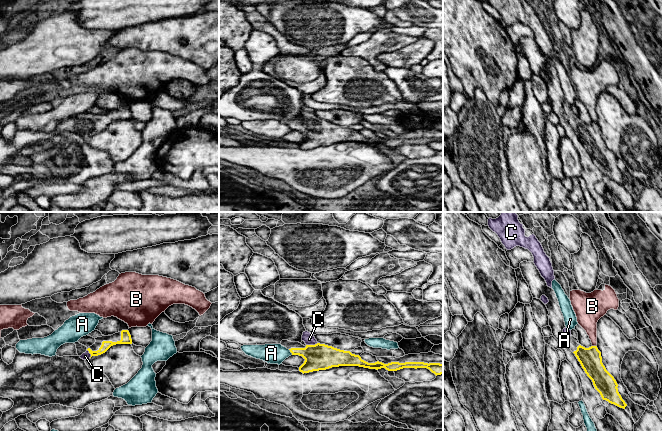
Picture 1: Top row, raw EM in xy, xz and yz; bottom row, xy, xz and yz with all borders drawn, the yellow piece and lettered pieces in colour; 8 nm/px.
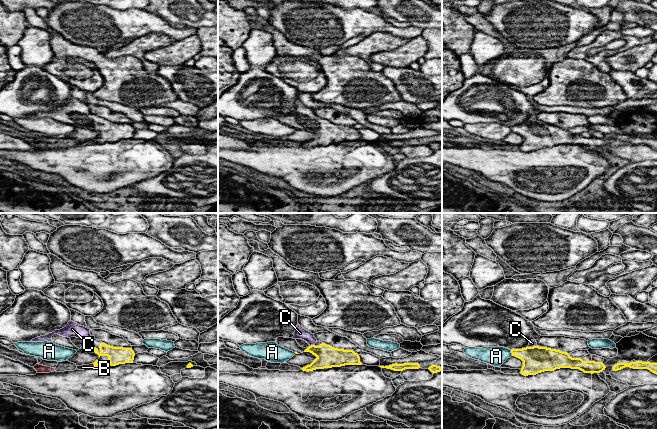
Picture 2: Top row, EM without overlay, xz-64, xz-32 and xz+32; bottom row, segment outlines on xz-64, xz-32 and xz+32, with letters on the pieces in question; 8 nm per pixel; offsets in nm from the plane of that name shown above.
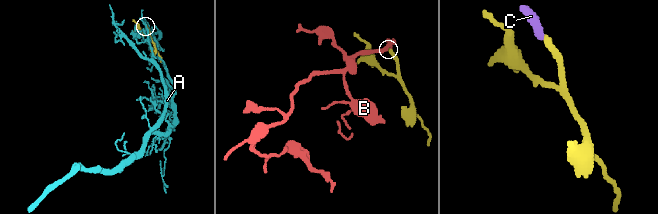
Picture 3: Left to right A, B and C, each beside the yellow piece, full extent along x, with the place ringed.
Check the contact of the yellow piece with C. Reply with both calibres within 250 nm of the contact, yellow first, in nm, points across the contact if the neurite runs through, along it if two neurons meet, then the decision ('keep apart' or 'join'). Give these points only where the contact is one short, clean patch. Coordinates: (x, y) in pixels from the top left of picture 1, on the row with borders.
220/90 nm | across xz (317, 357), (311, 345), (309, 339) | join

